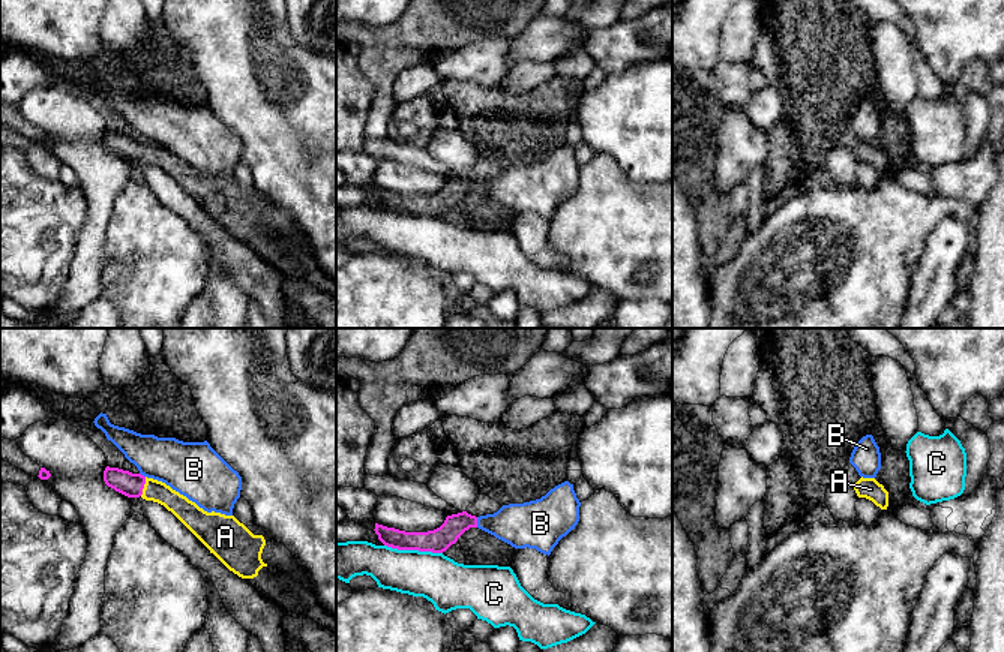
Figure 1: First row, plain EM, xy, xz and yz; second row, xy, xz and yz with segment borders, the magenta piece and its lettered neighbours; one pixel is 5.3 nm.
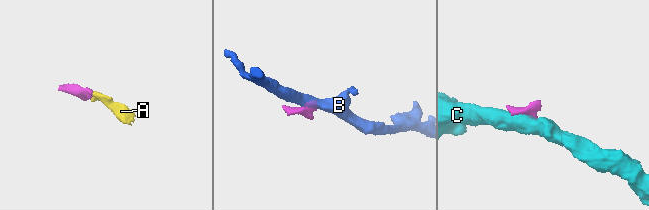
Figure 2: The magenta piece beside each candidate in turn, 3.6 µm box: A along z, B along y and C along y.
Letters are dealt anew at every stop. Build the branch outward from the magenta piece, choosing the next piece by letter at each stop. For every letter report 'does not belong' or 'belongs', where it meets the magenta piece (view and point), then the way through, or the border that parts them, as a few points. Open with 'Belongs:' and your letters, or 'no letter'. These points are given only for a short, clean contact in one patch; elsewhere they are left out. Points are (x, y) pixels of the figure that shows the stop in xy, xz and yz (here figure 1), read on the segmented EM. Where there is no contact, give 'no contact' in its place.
Belongs: A
A: belongs | xy (143, 486) | across xy (126, 483), (143, 486), (155, 490)
B: does not belong | xz (476, 522) | along xz (476, 517), (477, 526)
C: does not belong | xz (413, 549) | along xz (384, 544), (393, 549), (441, 553)

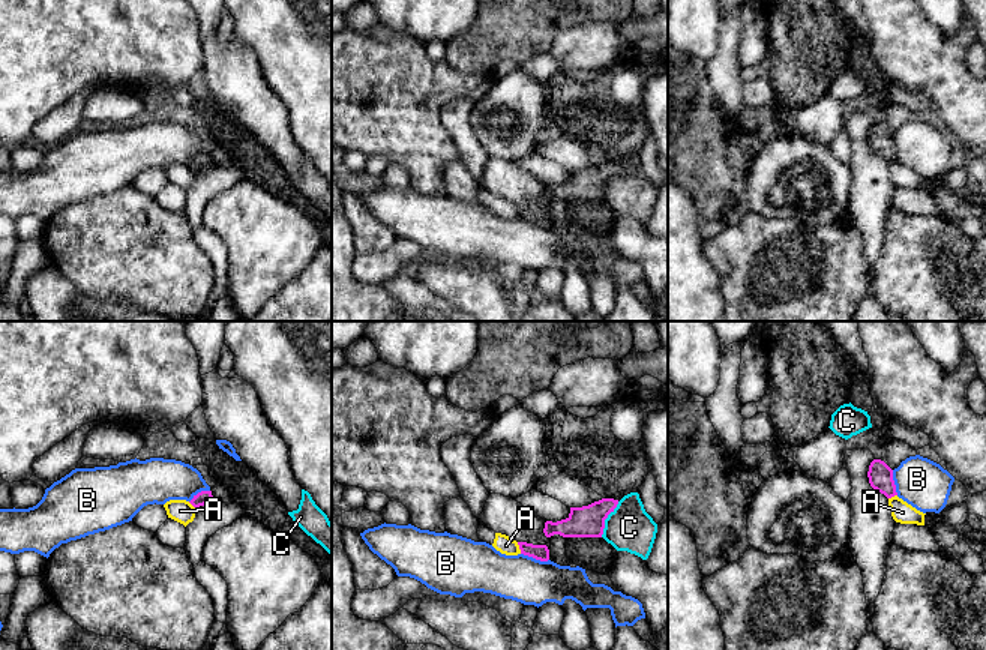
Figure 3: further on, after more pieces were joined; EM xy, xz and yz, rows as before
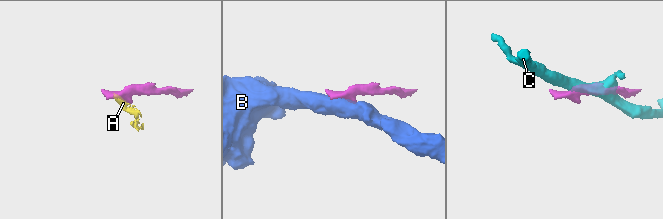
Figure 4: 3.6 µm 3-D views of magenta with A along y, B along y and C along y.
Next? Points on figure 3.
Belongs: no letter
A: does not belong | xz (520, 548) | along xz (517, 542), (521, 553)
B: does not belong | xz (535, 557) | along xz (521, 553), (548, 560)
C: does not belong | xz (605, 518)

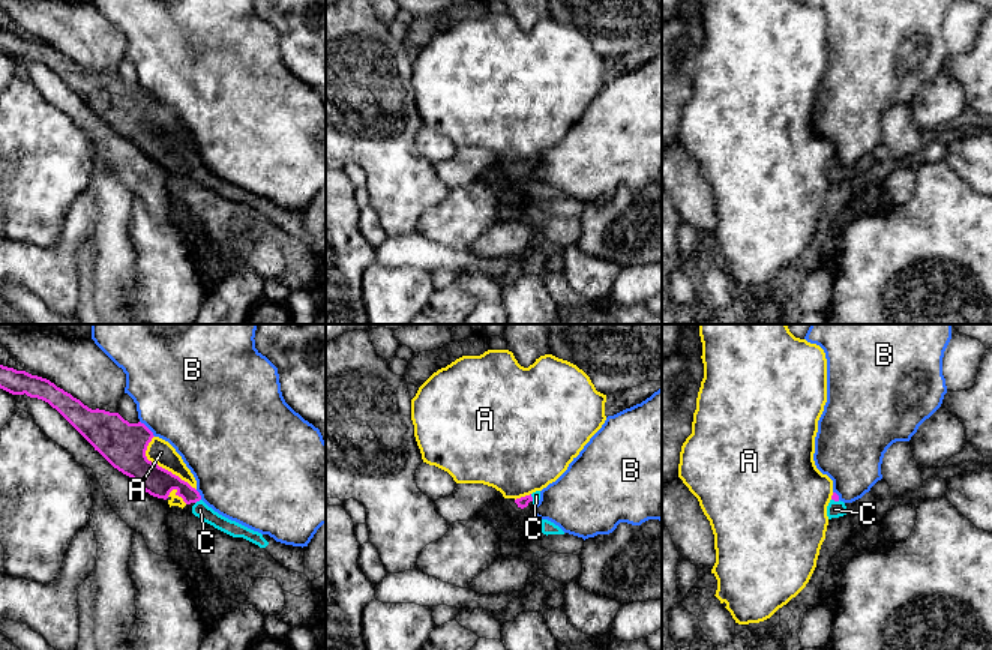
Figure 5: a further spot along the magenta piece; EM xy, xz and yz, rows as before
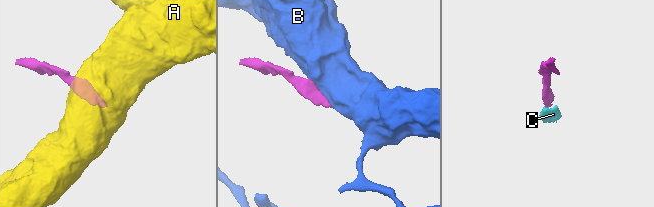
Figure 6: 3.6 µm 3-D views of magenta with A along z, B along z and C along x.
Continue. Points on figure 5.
Belongs: C
A: does not belong | xy (161, 467)
B: does not belong | xy (147, 428)
C: belongs | xy (197, 500) | across xy (156, 481), (176, 482), (197, 500), (200, 509)

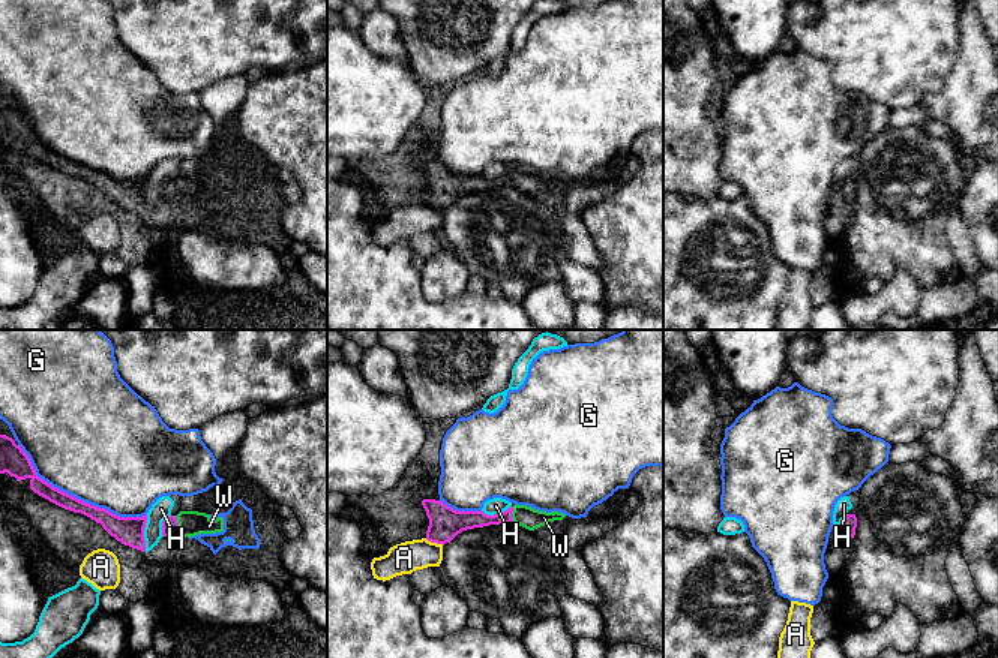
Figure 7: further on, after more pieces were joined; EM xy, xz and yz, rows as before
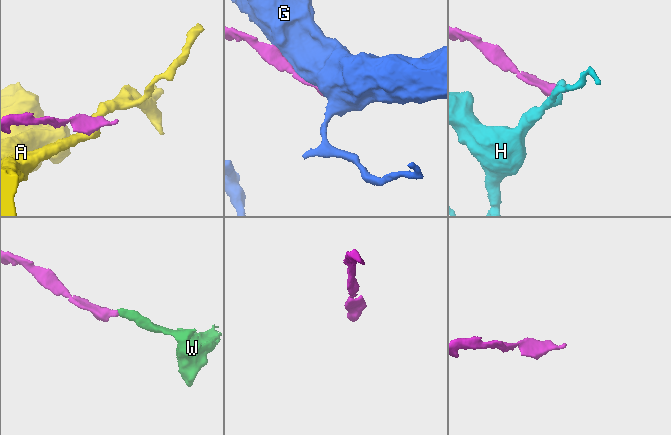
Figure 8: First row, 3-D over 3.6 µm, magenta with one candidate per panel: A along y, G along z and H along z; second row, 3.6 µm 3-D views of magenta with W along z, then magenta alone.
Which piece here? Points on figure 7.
Belongs: W
A: does not belong | xz (434, 541) | along xz (425, 538), (443, 544)
G: does not belong | xy (75, 498)
H: does not belong | xy (143, 532) | along xy (147, 514), (144, 550)
W: belongs | xy (177, 523) | across xy (170, 525), (177, 523), (191, 523)

